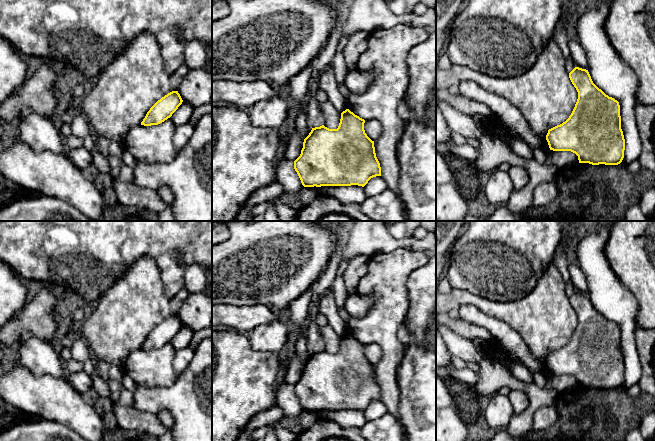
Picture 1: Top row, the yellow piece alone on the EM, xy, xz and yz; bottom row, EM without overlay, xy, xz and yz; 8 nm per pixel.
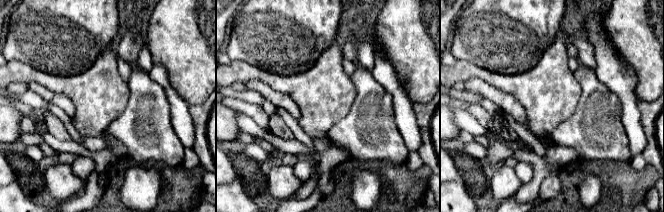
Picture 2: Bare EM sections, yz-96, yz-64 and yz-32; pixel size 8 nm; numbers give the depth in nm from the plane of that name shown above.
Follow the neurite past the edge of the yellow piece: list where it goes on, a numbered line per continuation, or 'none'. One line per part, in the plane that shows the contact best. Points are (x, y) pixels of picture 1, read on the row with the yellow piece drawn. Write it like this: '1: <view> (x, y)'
none

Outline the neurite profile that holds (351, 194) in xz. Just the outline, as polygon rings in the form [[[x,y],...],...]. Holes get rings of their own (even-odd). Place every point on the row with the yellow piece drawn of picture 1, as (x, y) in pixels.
[[[358,185],[321,186],[319,187],[317,194],[320,196],[336,198],[345,204],[361,204],[367,198],[364,187]]]

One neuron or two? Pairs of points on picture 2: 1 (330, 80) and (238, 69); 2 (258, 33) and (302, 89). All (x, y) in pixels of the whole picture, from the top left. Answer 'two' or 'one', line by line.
1: one
2: two

